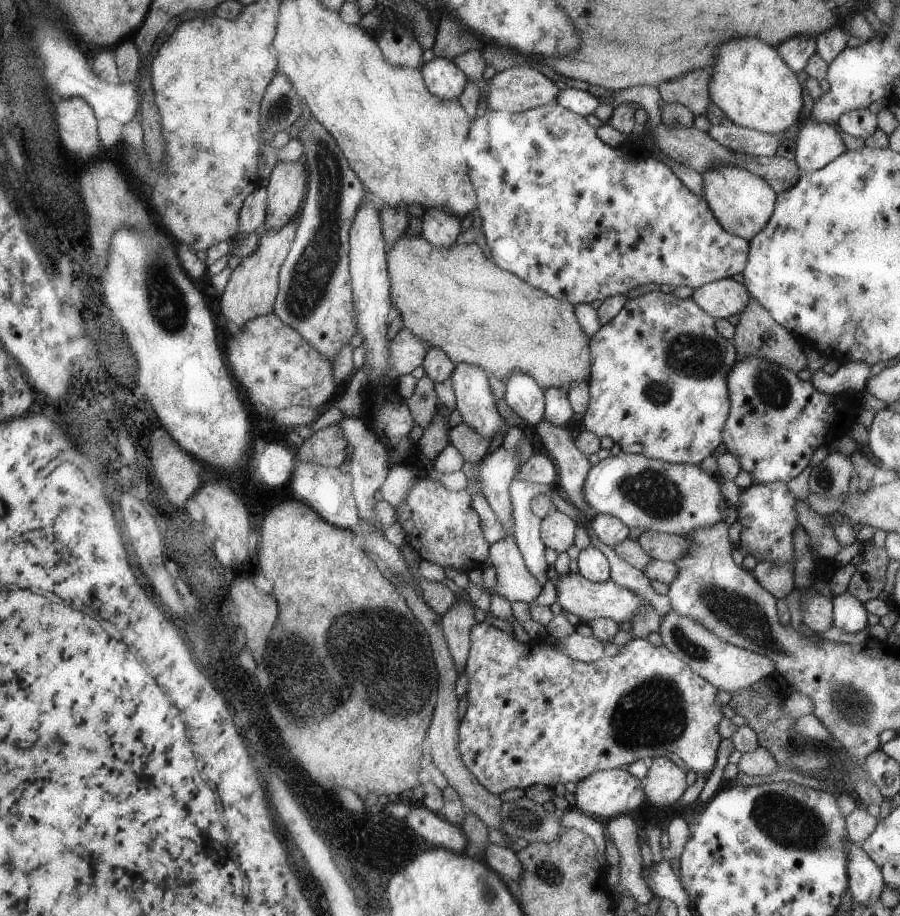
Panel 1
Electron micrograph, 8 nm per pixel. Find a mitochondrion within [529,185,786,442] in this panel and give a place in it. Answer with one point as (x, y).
(693, 355)

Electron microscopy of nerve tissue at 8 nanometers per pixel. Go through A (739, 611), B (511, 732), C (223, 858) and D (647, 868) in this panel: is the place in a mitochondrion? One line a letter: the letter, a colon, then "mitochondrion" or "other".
A: mitochondrion
B: other
C: other
D: other

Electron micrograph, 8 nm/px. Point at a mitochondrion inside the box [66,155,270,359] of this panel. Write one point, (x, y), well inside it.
(166, 299)

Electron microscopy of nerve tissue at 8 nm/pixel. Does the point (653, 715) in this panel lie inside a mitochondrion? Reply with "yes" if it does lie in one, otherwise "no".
yes

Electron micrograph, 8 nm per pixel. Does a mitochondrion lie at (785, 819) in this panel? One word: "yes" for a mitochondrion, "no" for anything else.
yes

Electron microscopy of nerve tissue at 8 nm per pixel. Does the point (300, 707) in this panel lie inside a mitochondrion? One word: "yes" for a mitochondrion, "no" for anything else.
yes

